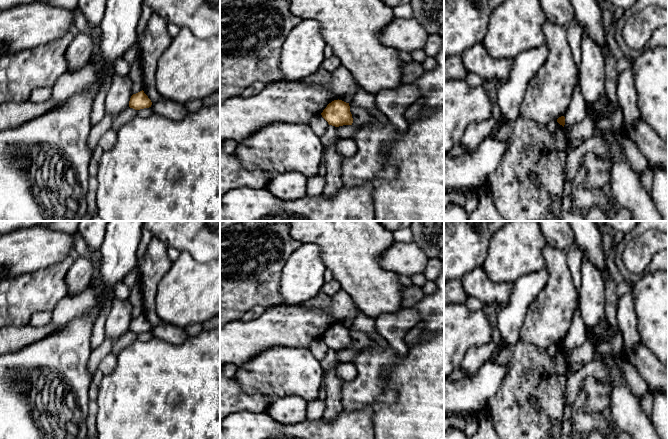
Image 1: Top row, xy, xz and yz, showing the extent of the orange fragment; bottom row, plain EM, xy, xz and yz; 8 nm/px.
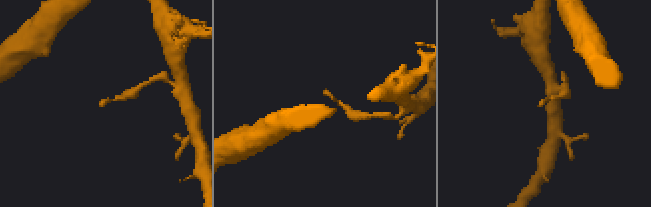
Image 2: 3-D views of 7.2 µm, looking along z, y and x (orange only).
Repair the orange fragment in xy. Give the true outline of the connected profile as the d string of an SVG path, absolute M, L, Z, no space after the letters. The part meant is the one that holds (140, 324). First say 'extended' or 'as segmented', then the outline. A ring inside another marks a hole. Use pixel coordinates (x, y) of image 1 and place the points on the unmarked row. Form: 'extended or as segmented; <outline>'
as segmented; M143 314L136 318L133 318L129 325L129 331L135 334L149 332L151 331L151 329L151 324L148 322L148 320L144 317Z

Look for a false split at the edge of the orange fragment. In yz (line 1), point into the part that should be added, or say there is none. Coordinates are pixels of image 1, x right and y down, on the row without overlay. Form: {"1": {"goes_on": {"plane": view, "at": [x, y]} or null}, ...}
{"1": {"goes_on": null}}

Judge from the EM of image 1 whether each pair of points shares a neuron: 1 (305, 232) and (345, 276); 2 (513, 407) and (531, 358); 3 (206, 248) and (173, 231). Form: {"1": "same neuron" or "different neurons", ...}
{"1": "same neuron", "2": "same neuron", "3": "same neuron"}

